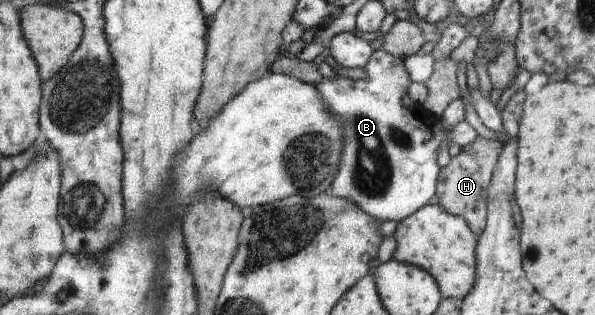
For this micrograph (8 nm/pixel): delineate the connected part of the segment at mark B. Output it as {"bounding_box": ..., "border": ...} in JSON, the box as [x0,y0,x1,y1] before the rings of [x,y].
{"bounding_box":[316,49,465,222],"border":[[[383,49],[376,50],[363,69],[366,73],[366,79],[352,80],[351,78],[324,78],[316,86],[317,90],[329,103],[331,110],[337,115],[341,128],[343,129],[344,145],[343,153],[341,154],[340,168],[327,193],[354,202],[359,206],[359,209],[363,209],[365,212],[372,214],[372,217],[378,218],[380,221],[394,220],[399,222],[406,219],[408,216],[411,216],[414,212],[418,212],[423,206],[432,204],[432,201],[436,201],[436,192],[440,184],[440,175],[444,169],[444,165],[440,165],[440,153],[444,153],[444,145],[441,145],[441,143],[445,140],[447,144],[452,142],[449,140],[448,134],[454,130],[460,121],[464,121],[465,103],[461,98],[455,99],[448,107],[446,107],[446,109],[444,109],[444,113],[441,115],[441,122],[438,125],[428,125],[428,121],[424,121],[424,117],[421,117],[420,113],[416,113],[416,103],[408,96],[408,87],[411,82],[409,81],[409,75],[404,67],[403,60],[394,57]]]}

